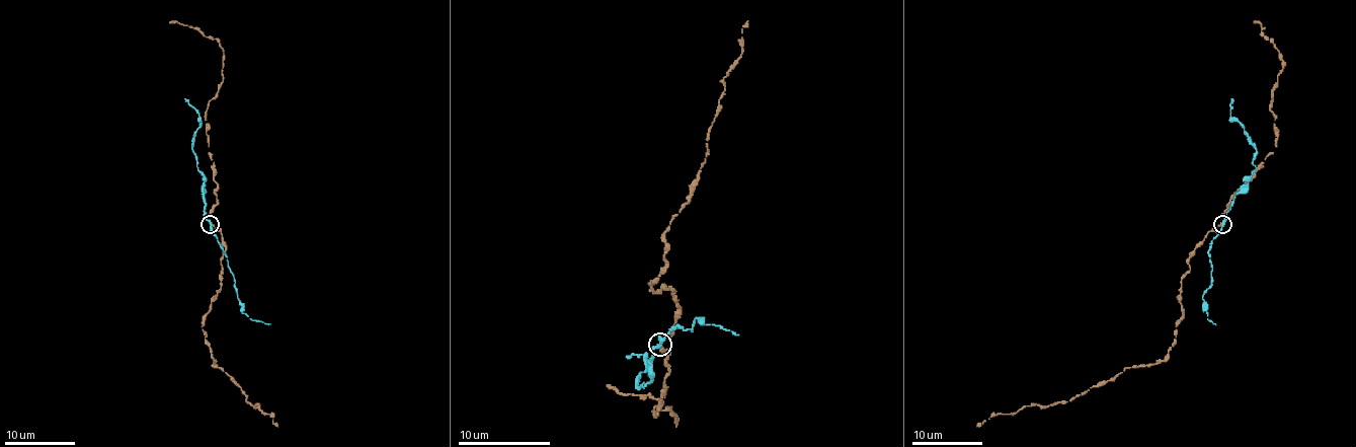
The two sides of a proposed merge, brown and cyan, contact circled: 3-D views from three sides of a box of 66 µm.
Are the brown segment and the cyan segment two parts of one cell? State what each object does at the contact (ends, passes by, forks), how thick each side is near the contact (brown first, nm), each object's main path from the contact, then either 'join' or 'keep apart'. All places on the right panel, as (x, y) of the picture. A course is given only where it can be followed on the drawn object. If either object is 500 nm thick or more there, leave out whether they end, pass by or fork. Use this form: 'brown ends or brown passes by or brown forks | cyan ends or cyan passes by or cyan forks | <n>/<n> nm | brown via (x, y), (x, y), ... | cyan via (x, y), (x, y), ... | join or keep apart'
brown passes by | cyan passes by | 150/280 nm | brown via (1222, 224), (1189, 259), (1176, 343), (1166, 357), (1099, 381), (1070, 401), (994, 414), (976, 426) | cyan via (1222, 224), (1234, 195), (1256, 168), (1252, 159), (1256, 147), (1230, 115), (1232, 99) | keep apart

